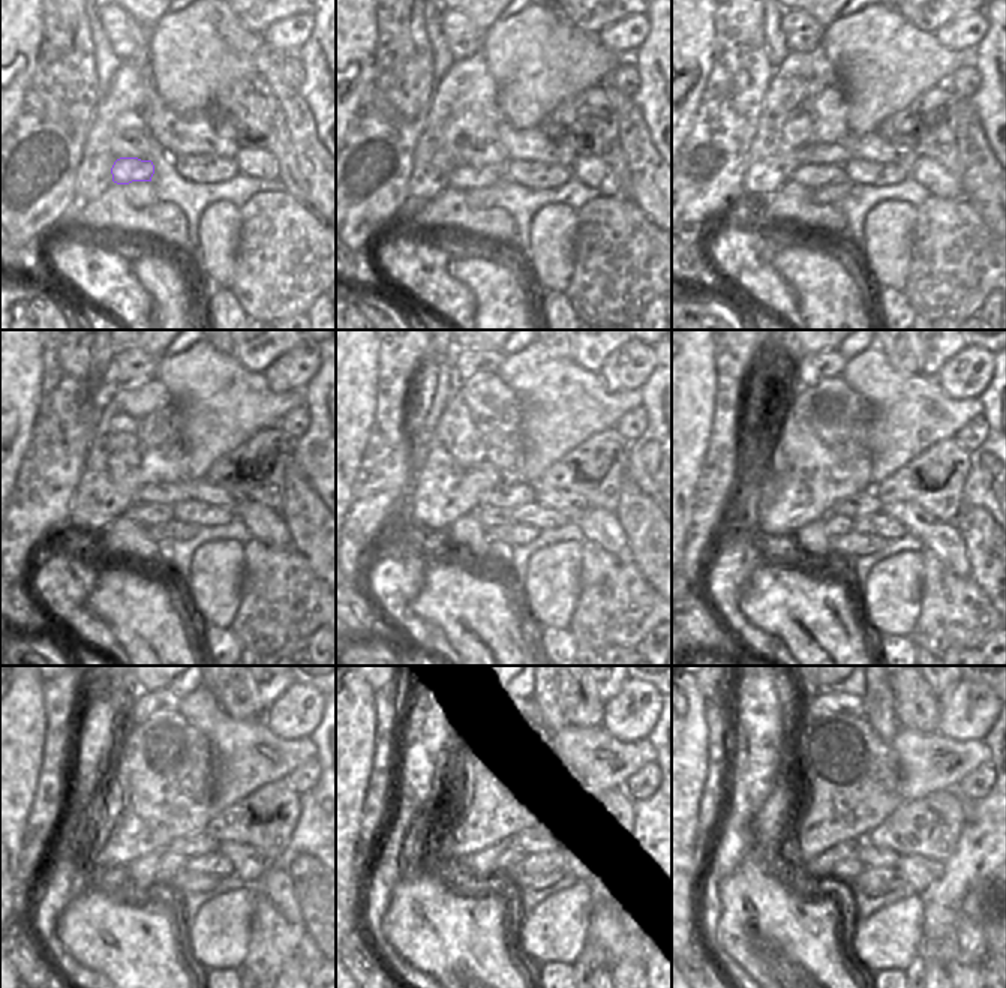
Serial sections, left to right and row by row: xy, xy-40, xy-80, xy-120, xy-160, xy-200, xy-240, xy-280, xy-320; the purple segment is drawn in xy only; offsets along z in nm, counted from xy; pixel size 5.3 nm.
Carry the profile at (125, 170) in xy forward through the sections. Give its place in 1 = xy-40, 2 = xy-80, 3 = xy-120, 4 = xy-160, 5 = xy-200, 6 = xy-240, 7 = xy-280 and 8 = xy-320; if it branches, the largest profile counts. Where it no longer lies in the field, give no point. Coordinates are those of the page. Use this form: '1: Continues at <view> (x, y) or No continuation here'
1: Continues at xy-40 (464, 177)
2: Continues at xy-80 (813, 176)
3: Continues at xy-120 (144, 513)
4: Continues at xy-160 (489, 516)
5: Continues at xy-200 (837, 525)
6: Continues at xy-240 (170, 864)
7: Continues at xy-280 (511, 862)
8: Continues at xy-320 (847, 870).

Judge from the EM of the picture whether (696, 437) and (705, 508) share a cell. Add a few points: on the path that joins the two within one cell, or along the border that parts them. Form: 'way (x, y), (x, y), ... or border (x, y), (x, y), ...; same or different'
border (709, 434), (709, 446), (691, 502); different

